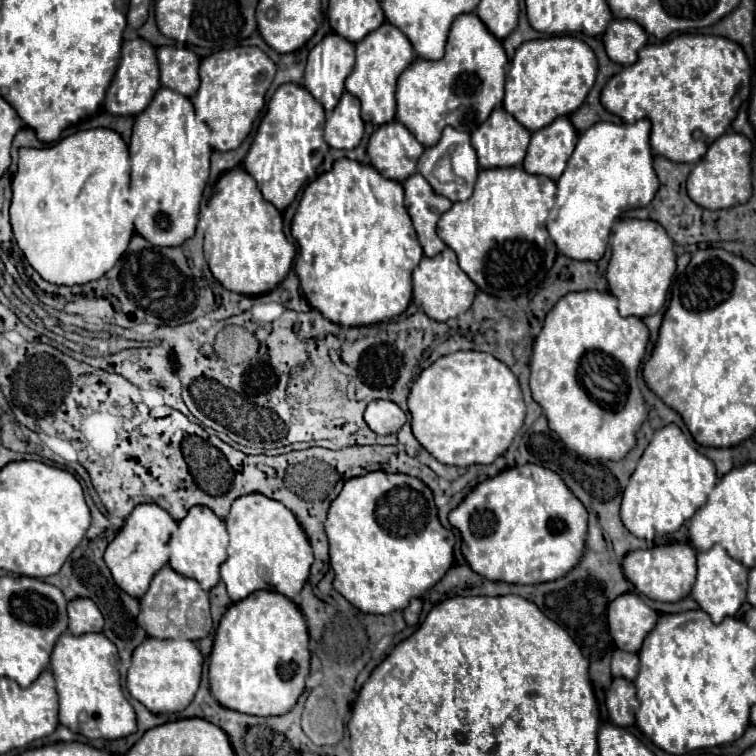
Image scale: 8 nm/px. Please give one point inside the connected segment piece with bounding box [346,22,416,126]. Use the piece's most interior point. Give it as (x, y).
(384, 55)

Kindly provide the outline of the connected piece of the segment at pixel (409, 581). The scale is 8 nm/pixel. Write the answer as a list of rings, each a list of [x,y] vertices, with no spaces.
[[[370,472],[370,476],[348,480],[334,504],[330,504],[324,530],[330,542],[330,564],[336,574],[336,592],[366,614],[390,614],[394,610],[404,610],[412,598],[420,598],[428,588],[440,582],[454,562],[454,544],[448,530],[436,518],[432,492],[418,478],[406,474]]]

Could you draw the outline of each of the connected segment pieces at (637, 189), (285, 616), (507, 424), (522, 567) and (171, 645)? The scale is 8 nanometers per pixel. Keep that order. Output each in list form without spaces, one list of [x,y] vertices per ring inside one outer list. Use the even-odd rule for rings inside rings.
[[[638,120],[638,122],[634,122],[634,124],[612,124],[612,122],[598,122],[598,124],[594,124],[594,126],[590,126],[584,134],[580,134],[580,140],[578,140],[578,144],[576,144],[576,150],[572,152],[572,156],[570,156],[570,160],[568,160],[568,166],[566,166],[566,170],[564,170],[564,174],[560,176],[560,180],[553,181],[556,184],[556,196],[548,202],[548,210],[546,210],[546,214],[542,216],[542,224],[546,226],[546,230],[550,232],[550,236],[552,236],[552,240],[554,240],[554,244],[556,244],[556,248],[558,248],[558,252],[560,254],[564,254],[566,258],[572,258],[572,260],[580,260],[580,262],[586,262],[586,260],[590,260],[590,262],[596,262],[596,260],[600,260],[602,256],[604,256],[604,252],[606,252],[606,246],[608,246],[608,236],[610,236],[610,230],[612,230],[612,226],[614,226],[614,222],[618,220],[618,216],[622,214],[622,212],[626,212],[626,210],[632,210],[632,208],[644,208],[644,206],[648,206],[650,202],[652,202],[652,198],[656,196],[656,192],[658,192],[658,176],[656,176],[656,172],[654,172],[654,166],[652,166],[652,148],[650,148],[650,120]]]
[[[258,590],[224,612],[208,666],[210,692],[224,708],[252,716],[282,716],[296,706],[308,672],[306,622],[286,596]]]
[[[454,352],[438,358],[414,382],[408,410],[412,414],[412,432],[416,440],[428,450],[430,456],[448,466],[492,464],[508,450],[516,432],[522,428],[526,414],[522,390],[512,370],[492,354],[484,352]]]
[[[538,464],[522,468],[506,468],[498,476],[478,484],[464,502],[450,512],[450,524],[460,532],[462,542],[468,546],[464,558],[470,568],[492,582],[508,584],[538,584],[564,576],[570,572],[584,554],[588,512],[582,502],[562,484],[562,478]]]
[[[146,638],[132,656],[126,688],[132,698],[144,704],[152,714],[174,714],[184,710],[200,686],[204,658],[190,640],[154,640]]]

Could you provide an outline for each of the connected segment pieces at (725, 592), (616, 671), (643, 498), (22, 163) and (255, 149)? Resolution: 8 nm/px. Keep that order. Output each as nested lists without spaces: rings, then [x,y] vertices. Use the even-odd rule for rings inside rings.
[[[712,546],[706,552],[698,552],[698,578],[692,588],[692,598],[698,602],[700,610],[704,610],[714,624],[720,624],[724,618],[734,616],[738,608],[746,600],[746,588],[748,588],[748,568],[742,566],[738,560],[728,556],[728,552],[722,546]]]
[[[616,650],[612,656],[612,676],[634,680],[638,674],[638,656],[632,652]]]
[[[668,424],[656,430],[652,442],[640,458],[638,468],[630,476],[622,494],[622,522],[634,536],[644,540],[672,534],[706,504],[716,482],[718,476],[714,462],[692,448],[676,424]]]
[[[96,128],[54,146],[20,148],[10,224],[26,260],[44,280],[62,286],[98,280],[126,250],[136,216],[128,204],[130,142],[127,145],[120,134]]]
[[[282,84],[272,96],[258,134],[244,158],[244,168],[258,182],[264,200],[272,202],[278,210],[290,206],[298,190],[316,178],[316,168],[322,164],[328,152],[328,144],[322,136],[325,122],[322,104],[318,104],[310,92],[306,92],[306,88]]]

